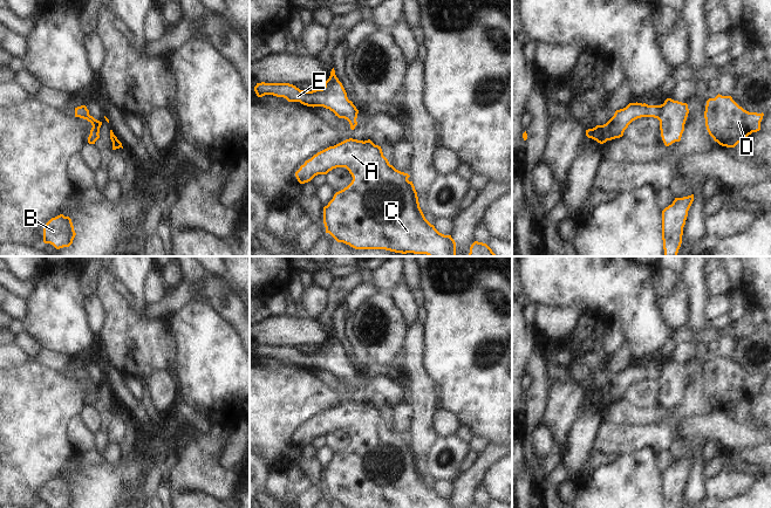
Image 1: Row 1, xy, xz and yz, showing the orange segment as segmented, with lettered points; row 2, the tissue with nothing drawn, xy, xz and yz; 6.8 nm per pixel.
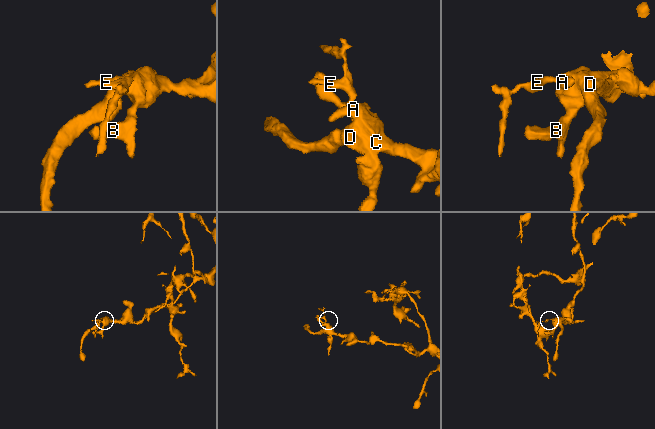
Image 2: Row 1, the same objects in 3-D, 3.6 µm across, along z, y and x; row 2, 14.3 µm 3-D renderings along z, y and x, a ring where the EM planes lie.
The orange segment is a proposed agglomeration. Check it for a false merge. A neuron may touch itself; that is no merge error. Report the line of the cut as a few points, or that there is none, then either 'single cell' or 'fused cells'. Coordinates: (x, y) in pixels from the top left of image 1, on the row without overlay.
cut in yz along (660, 368), (661, 376), (657, 380); fused cells

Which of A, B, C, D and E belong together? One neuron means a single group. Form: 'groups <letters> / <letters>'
groups A B C D / E

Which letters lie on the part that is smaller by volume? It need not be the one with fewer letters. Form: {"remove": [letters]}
{"remove": ["E"]}

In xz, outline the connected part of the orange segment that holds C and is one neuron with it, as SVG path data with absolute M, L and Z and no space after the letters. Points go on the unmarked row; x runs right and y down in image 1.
M349 400L329 409L306 423L295 439L305 446L336 430L346 430L353 439L352 445L323 469L326 495L337 504L349 508L456 508L451 497L439 495L425 481L415 448L408 442L410 438L390 427L381 409L370 401Z

